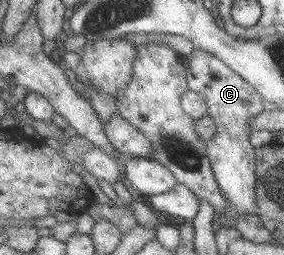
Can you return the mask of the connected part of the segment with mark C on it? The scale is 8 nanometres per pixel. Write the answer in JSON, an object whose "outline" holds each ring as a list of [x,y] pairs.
{"outline":[[[198,49],[192,53],[189,65],[188,80],[191,89],[202,93],[207,99],[209,115],[218,123],[220,132],[215,139],[208,141],[208,148],[220,186],[232,203],[228,213],[234,219],[248,212],[258,213],[259,158],[257,148],[251,143],[250,120],[264,112],[267,101],[252,83],[213,53]]]}

